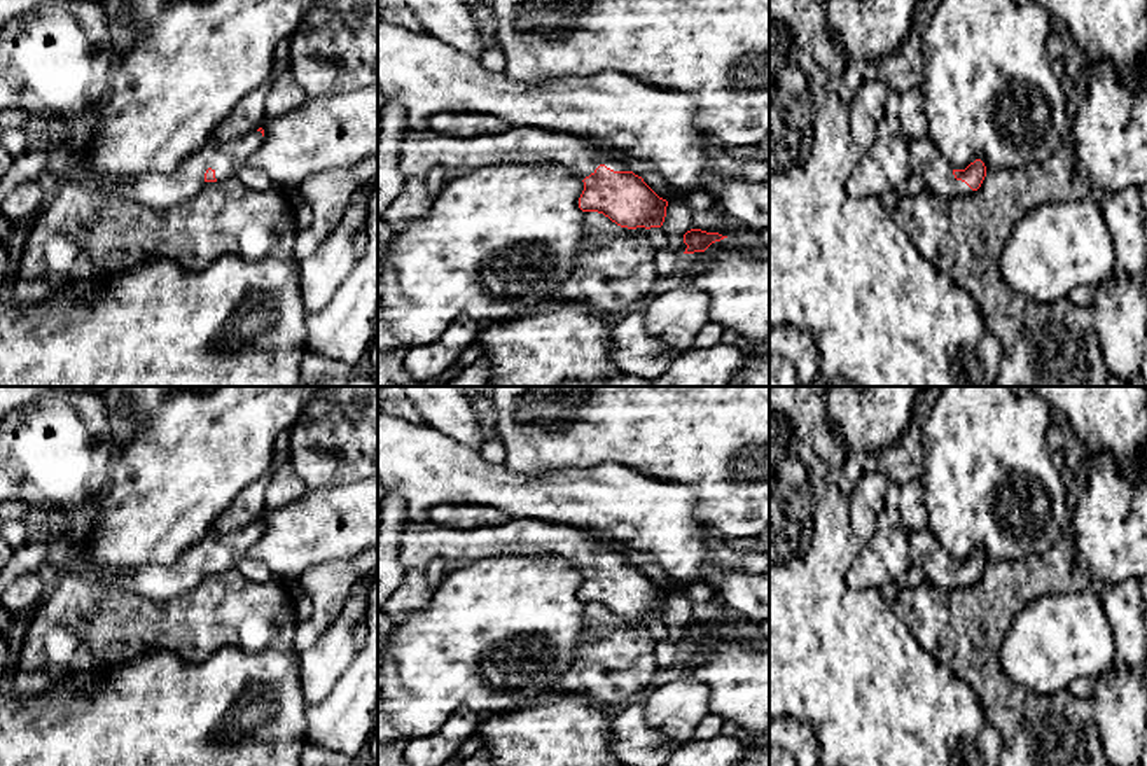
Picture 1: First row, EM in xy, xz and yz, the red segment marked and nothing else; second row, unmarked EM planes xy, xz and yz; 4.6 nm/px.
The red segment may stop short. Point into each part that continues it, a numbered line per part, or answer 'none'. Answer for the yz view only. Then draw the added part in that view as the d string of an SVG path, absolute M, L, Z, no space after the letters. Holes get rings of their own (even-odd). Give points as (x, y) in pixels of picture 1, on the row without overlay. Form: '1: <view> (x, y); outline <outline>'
1: yz (925, 551); outline M928 528L907 533L911 565L920 567L925 581L944 593L970 588L974 582L956 572L948 551L934 539Z

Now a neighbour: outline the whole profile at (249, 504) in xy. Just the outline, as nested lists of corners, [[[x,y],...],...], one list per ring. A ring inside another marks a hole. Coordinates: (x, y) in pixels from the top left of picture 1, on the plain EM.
[[[269,474],[261,476],[255,483],[245,486],[229,507],[217,518],[213,532],[224,535],[259,521],[264,512],[264,497],[269,486]]]

